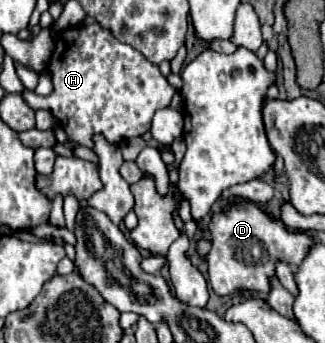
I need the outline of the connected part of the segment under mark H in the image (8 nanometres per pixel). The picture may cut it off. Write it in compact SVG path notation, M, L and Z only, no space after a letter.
M83 24L63 32L53 48L49 60L49 74L53 92L49 96L25 98L35 110L49 110L67 134L69 148L93 148L93 136L103 134L111 144L121 144L135 138L137 132L147 132L151 118L159 108L169 106L175 88L141 52L123 44L99 28L99 24Z

